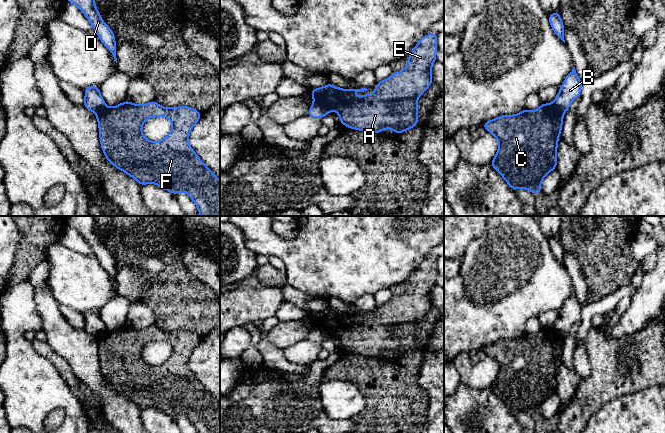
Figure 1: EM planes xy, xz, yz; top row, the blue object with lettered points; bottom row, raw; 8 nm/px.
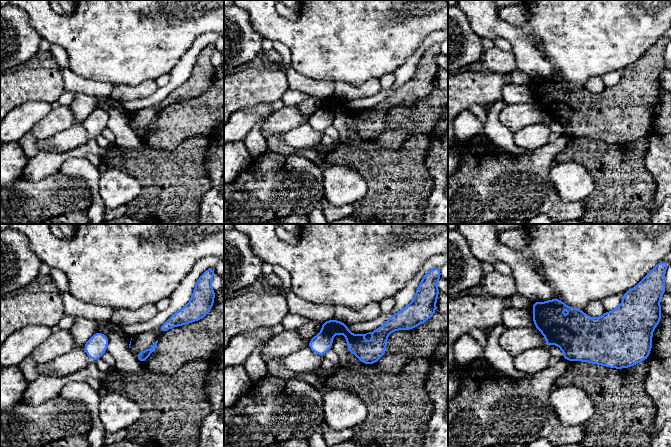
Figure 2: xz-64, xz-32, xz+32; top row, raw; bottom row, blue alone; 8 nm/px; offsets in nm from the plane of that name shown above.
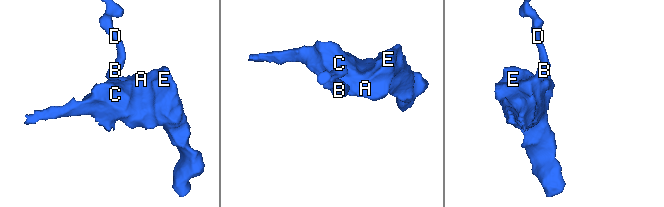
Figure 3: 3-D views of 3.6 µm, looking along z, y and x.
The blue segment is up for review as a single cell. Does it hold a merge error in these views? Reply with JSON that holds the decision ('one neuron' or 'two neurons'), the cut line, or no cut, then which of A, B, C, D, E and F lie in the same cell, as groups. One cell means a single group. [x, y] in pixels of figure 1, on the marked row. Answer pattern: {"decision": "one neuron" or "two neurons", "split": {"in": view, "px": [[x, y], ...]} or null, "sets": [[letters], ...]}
{"decision": "two neurons", "split": {"in": "xz", "px": [[313, 101], [323, 105], [329, 111]]}, "sets": [["A", "C", "E", "F"], ["B", "D"]]}

